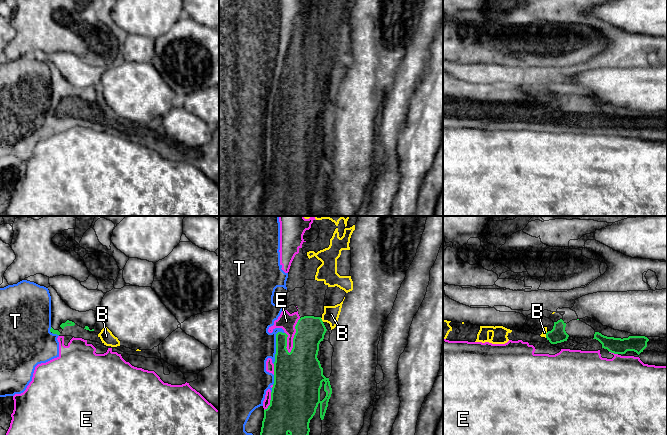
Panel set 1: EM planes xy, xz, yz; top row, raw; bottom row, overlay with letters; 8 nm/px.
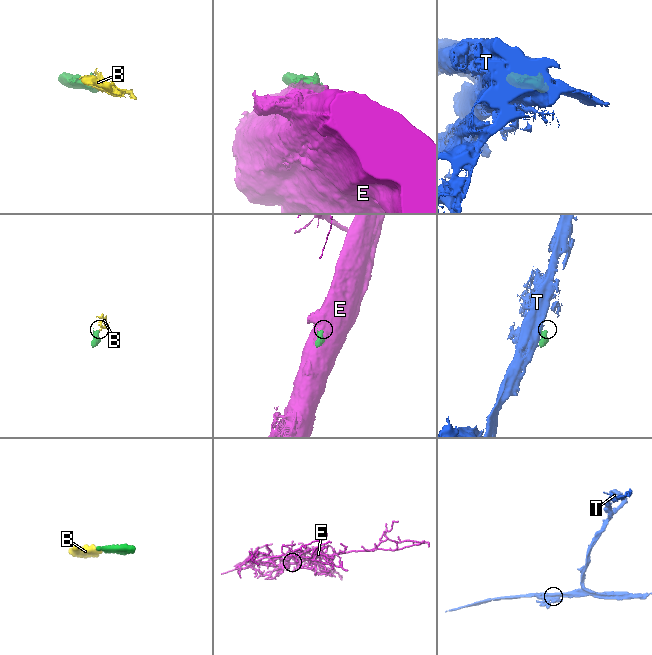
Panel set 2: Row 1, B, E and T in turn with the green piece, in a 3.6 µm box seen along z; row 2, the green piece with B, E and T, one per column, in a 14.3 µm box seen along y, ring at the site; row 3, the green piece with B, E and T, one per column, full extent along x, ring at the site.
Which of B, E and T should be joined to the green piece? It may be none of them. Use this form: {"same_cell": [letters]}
{"same_cell": ["B"]}

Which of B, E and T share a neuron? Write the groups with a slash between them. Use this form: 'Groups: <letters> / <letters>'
Groups: B / E / T

